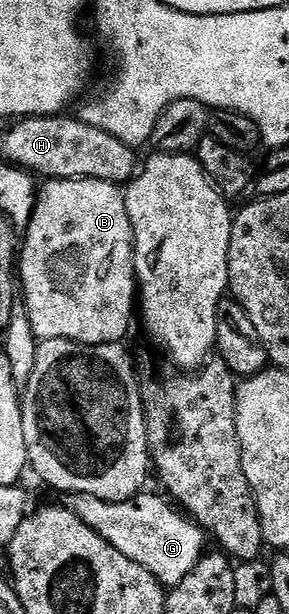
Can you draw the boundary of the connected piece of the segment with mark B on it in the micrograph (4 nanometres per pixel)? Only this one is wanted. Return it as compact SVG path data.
M50 179L38 190L37 204L28 227L24 228L25 244L19 247L19 291L25 294L23 310L29 316L31 329L38 340L67 339L71 343L115 343L124 340L129 331L129 322L135 319L135 276L133 274L133 230L131 229L125 196L116 183L95 181L94 179Z

